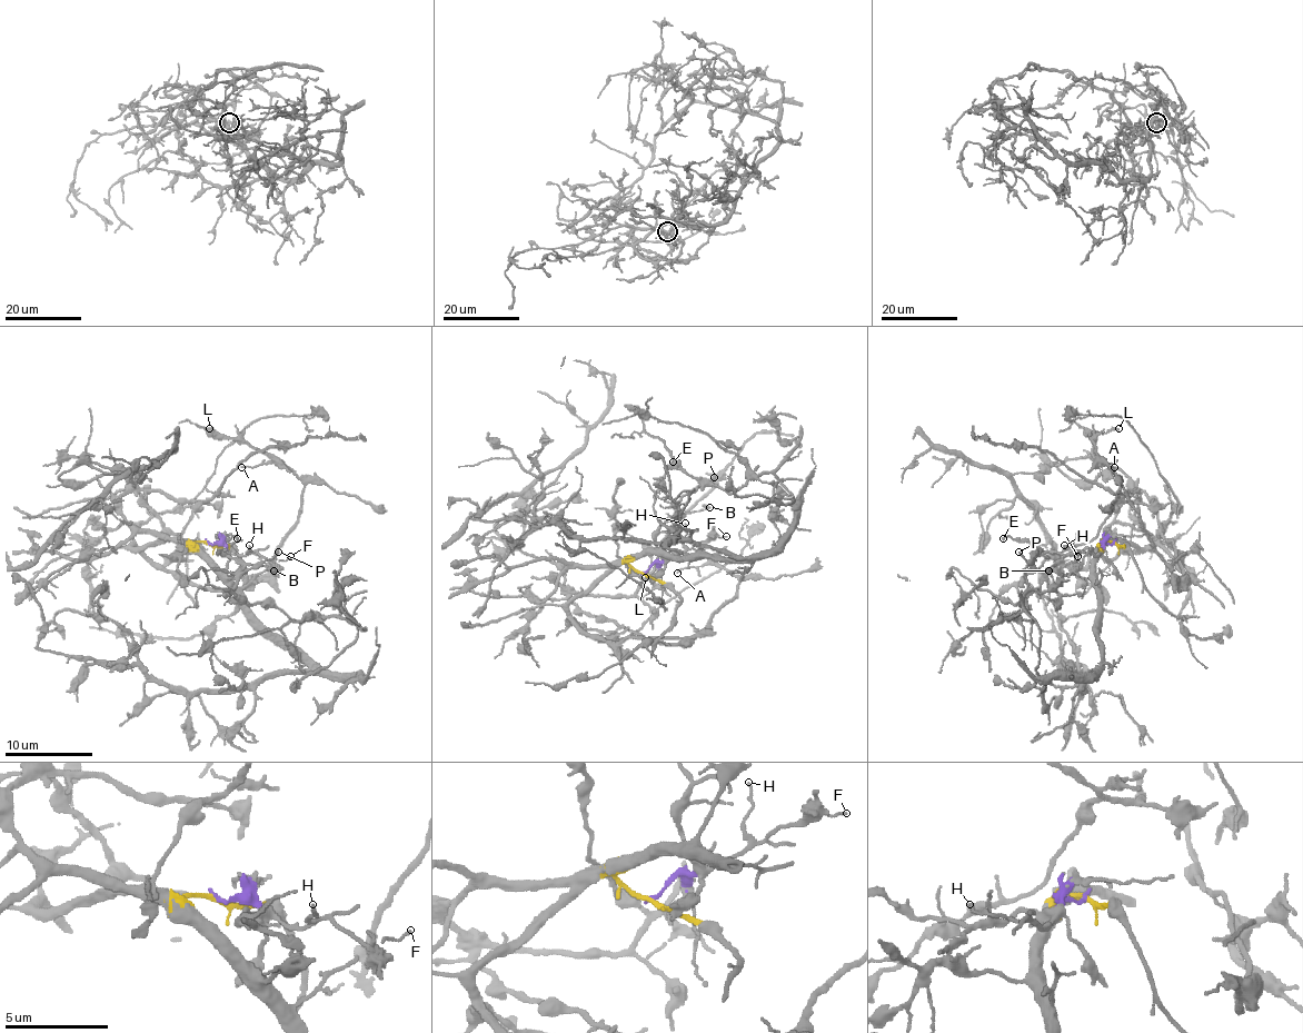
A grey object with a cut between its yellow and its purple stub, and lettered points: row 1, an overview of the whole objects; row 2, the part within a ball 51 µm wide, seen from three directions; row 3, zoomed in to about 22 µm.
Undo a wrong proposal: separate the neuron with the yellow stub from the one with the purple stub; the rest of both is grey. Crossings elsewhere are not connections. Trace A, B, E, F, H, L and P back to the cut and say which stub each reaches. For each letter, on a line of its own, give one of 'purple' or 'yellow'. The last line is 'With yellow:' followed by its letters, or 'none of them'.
A: yellow
B: purple
E: purple
F: purple
H: purple
L: yellow
P: yellow
With yellow: A, L, P

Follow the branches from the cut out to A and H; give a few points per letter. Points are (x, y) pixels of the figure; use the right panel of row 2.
A: (1114, 544), (1156, 546), (1183, 569), (1179, 589), (1179, 578), (1105, 463), (1114, 467)
H: (1114, 542), (1103, 546), (1097, 555), (1068, 550), (1064, 546)

